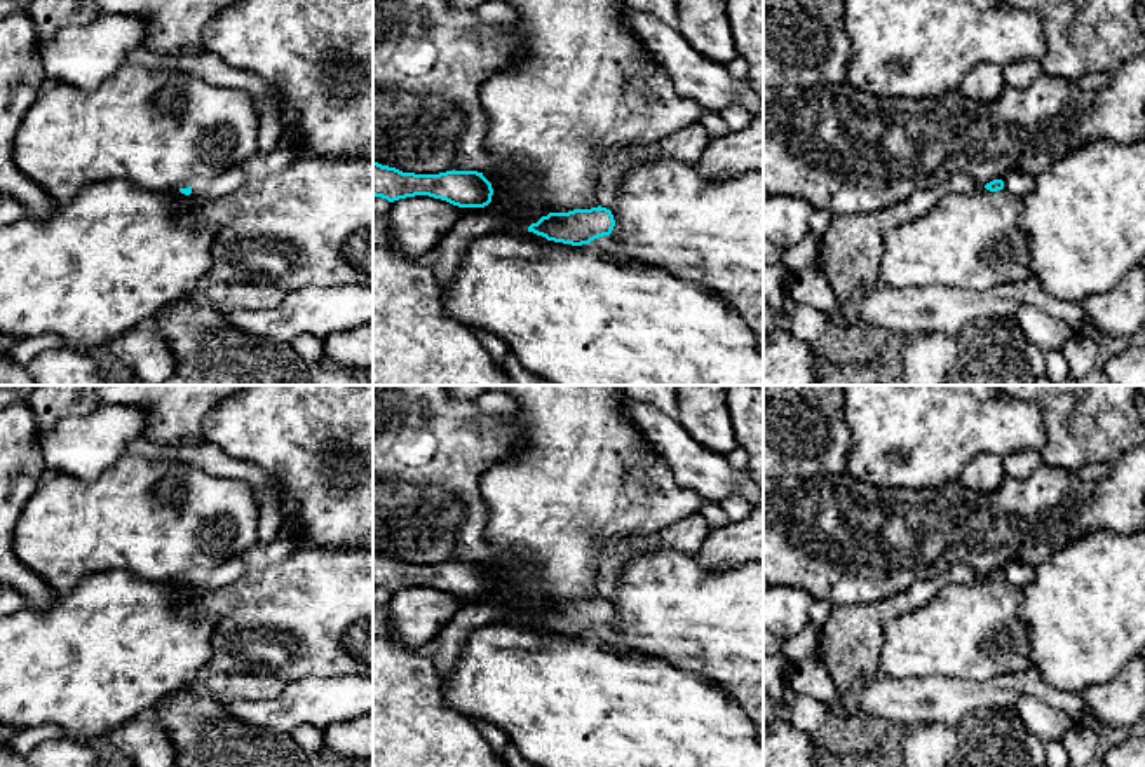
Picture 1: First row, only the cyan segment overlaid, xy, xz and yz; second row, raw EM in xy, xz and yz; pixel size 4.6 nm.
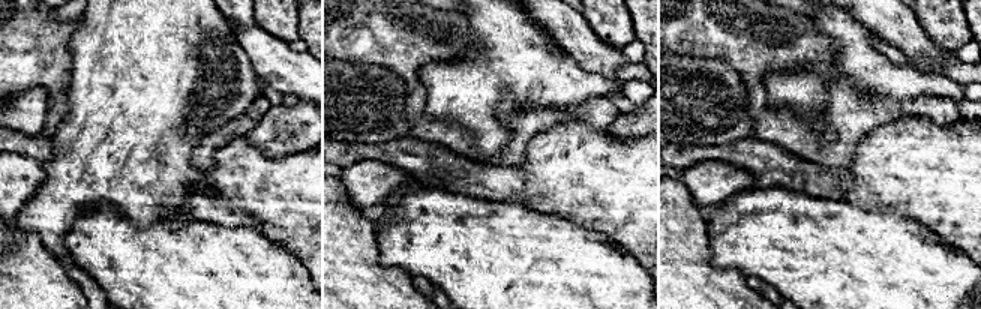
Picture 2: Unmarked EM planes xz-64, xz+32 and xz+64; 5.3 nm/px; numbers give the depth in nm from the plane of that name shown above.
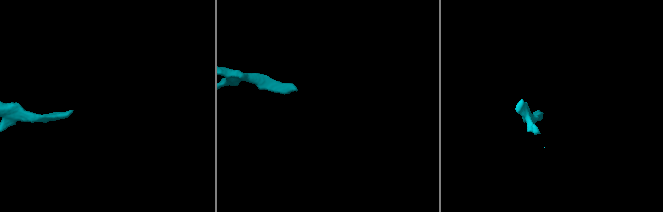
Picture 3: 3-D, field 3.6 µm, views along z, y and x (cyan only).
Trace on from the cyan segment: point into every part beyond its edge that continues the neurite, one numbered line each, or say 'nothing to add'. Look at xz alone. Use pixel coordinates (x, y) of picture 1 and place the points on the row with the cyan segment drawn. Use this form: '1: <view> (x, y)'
1: xz (605, 244)

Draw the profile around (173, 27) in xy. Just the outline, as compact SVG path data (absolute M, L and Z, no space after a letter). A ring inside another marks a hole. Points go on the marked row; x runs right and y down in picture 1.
M96 0L99 16L122 14L141 17L146 37L139 47L159 54L206 51L206 23L225 7L241 0Z

